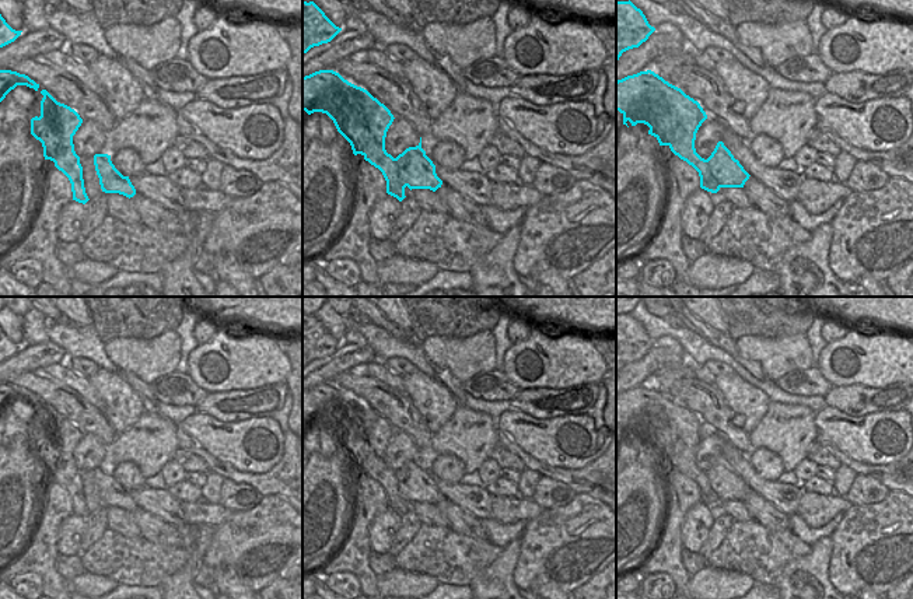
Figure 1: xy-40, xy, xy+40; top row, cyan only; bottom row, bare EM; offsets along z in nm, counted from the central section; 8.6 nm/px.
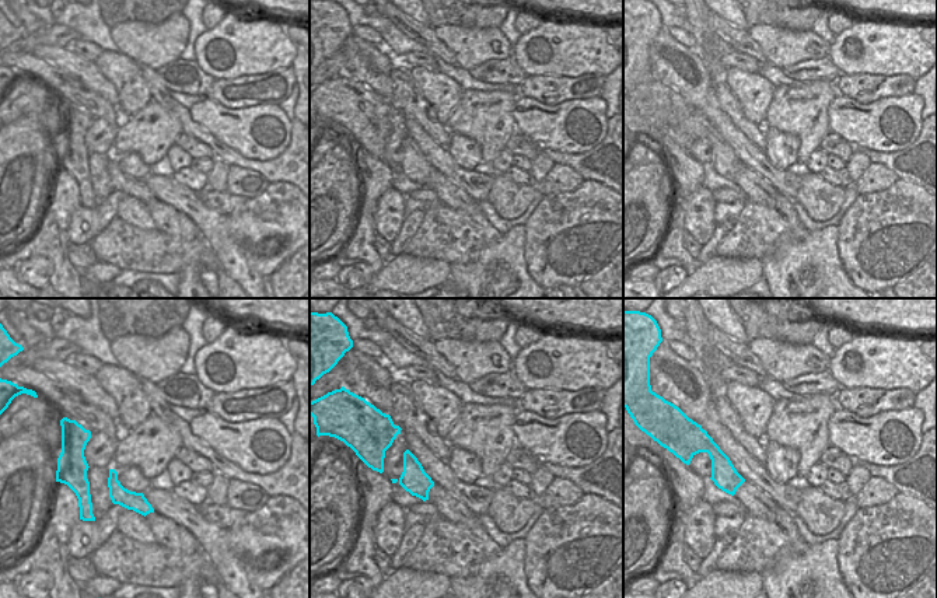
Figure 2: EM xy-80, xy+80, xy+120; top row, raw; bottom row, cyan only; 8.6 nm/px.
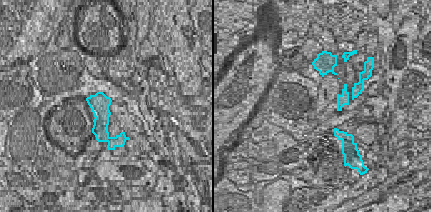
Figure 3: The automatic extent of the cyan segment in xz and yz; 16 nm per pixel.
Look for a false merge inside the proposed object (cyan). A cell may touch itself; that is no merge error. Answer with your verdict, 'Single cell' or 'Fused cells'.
Fused cells.

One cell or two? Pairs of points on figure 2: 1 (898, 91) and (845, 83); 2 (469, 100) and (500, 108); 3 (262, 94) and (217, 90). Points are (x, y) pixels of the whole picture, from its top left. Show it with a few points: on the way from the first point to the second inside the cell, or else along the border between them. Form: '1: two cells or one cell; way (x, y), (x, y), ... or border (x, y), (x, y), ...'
1: one cell; way (885, 90), (857, 87)
2: one cell; way (476, 101), (483, 101), (493, 108)
3: one cell; way (251, 91), (228, 91)

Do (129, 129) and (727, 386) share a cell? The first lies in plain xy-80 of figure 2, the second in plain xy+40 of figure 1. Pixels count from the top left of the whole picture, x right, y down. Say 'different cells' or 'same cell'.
different cells

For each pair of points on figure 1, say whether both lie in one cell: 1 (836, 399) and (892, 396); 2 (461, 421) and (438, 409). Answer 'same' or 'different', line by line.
1: same
2: different

